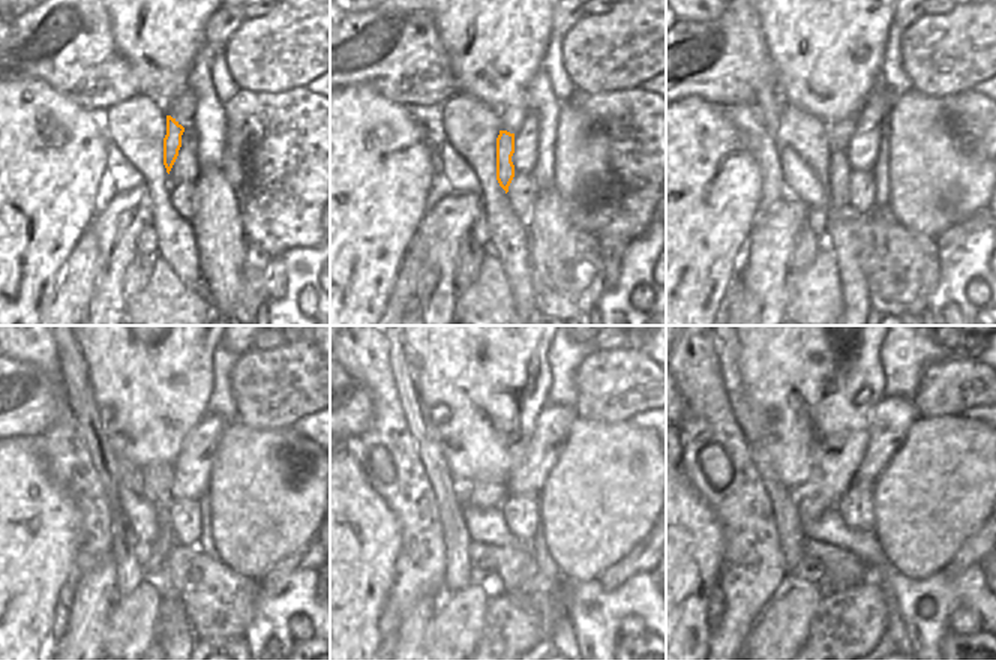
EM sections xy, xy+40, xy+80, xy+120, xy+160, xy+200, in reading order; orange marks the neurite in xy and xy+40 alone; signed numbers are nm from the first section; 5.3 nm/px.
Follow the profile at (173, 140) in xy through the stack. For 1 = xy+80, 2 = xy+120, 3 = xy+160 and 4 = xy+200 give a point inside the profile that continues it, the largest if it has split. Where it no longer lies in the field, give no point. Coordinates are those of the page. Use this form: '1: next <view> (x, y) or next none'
1: next xy+80 (839, 167)
2: next xy+120 (165, 540)
3: next xy+160 (482, 570)
4: next xy+200 (809, 570)

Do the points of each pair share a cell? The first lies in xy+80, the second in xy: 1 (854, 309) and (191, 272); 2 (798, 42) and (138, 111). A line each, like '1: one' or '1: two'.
1: one
2: two

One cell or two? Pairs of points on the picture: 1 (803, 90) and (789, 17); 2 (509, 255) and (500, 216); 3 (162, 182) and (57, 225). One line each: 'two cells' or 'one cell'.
1: one cell
2: one cell
3: two cells

